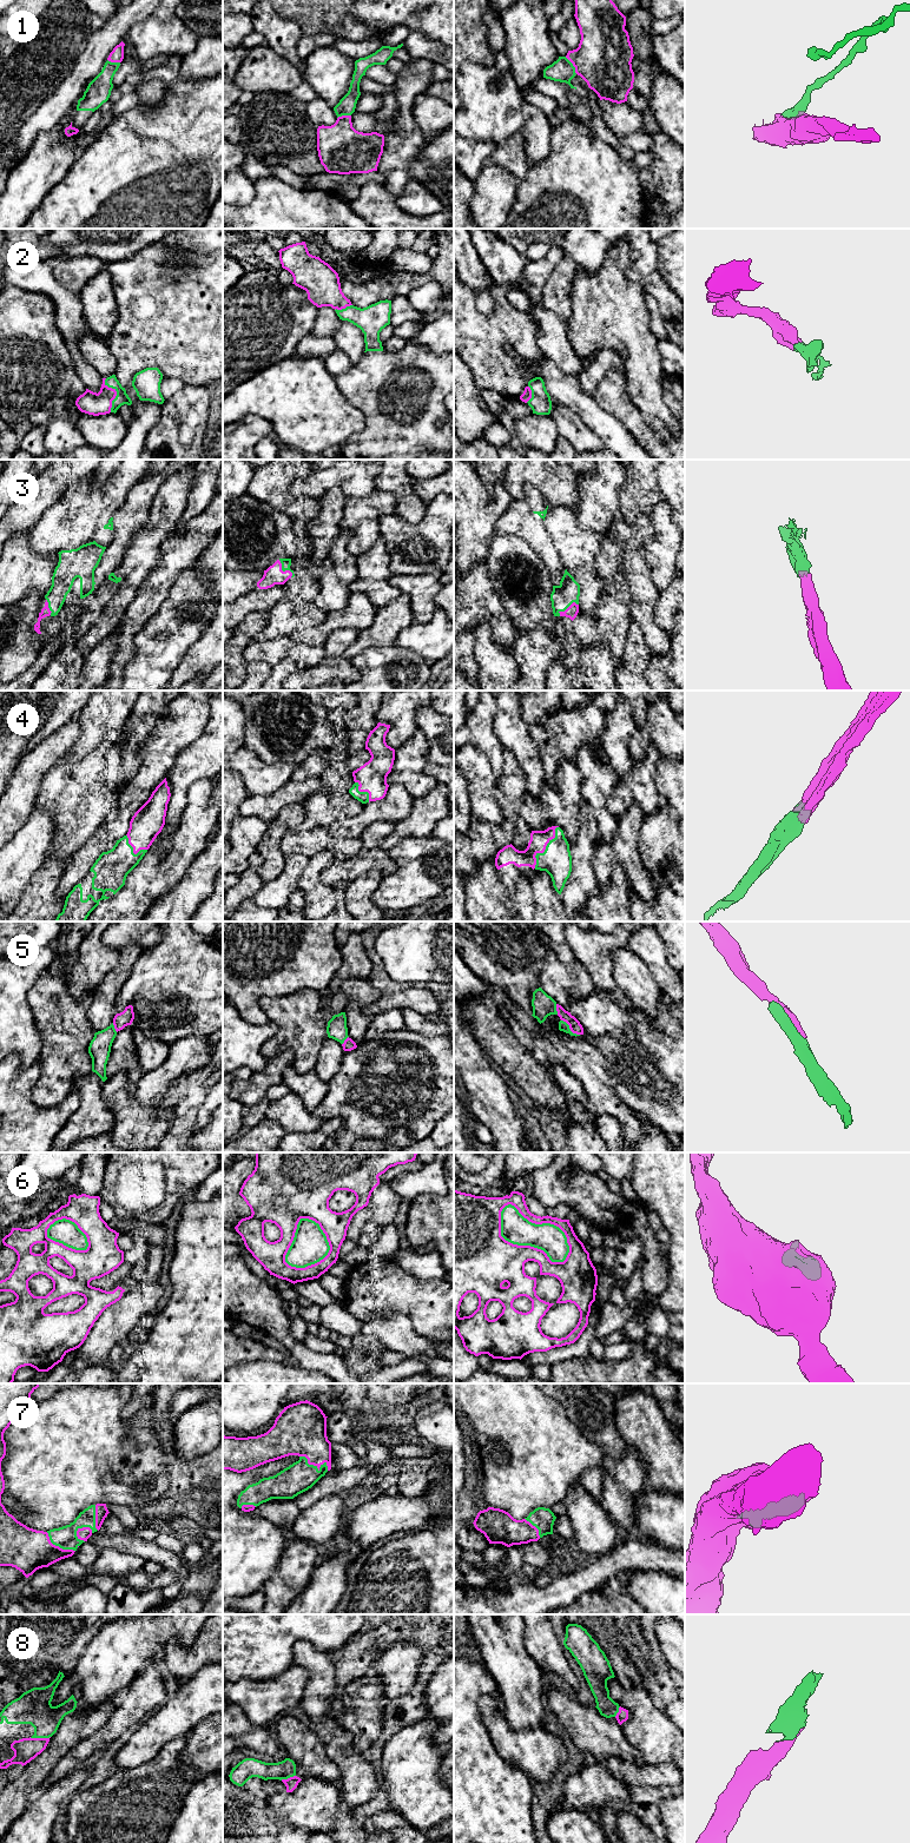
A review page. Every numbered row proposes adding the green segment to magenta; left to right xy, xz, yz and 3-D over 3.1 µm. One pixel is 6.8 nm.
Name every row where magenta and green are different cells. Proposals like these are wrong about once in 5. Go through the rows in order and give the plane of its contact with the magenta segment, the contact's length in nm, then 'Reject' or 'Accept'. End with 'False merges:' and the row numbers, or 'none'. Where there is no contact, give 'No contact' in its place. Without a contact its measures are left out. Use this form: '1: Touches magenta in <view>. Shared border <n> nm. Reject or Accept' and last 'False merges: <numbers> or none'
1: Touches magenta in yz. Shared border 150 nm. Accept
2: Touches magenta in xy. Shared border 240 nm. Accept
3: Touches magenta in xz. Shared border 150 nm. Accept
4: Touches magenta in yz. Shared border 340 nm. Accept
5: Touches magenta in yz. Shared border 170 nm. Accept
6: Touches magenta in yz. Shared border 550 nm. Reject
7: Touches magenta in xz. Shared border 220 nm. Accept
8: Touches magenta in xy. Shared border 140 nm. Accept
False merges: 6

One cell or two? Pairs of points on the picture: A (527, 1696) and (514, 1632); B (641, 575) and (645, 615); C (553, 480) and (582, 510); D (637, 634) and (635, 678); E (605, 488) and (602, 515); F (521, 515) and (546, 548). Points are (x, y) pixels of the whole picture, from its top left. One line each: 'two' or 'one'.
A: one
B: one
C: two
D: one
E: one
F: one

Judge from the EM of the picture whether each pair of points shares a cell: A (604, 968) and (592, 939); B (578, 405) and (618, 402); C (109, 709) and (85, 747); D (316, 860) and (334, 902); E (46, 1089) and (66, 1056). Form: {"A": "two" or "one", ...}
{"A": "one", "B": "two", "C": "one", "D": "one", "E": "one"}

